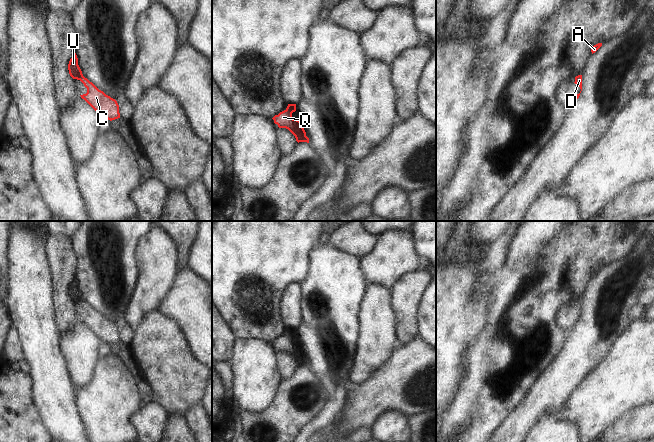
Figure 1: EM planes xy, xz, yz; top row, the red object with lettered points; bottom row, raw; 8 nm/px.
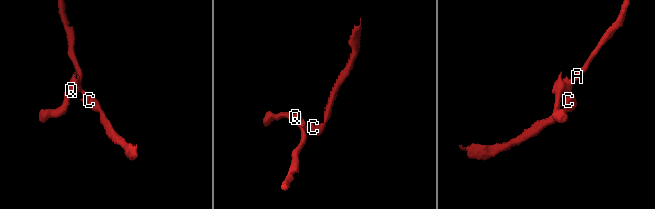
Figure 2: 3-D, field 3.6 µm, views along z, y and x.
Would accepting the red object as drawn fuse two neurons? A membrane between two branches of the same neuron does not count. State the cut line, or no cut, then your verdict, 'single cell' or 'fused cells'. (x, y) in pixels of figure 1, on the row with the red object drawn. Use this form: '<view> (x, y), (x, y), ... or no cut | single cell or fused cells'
xy (83, 76), (79, 79) | fused cells

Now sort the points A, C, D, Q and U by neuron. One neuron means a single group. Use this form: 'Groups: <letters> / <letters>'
Groups: A Q U / C D.

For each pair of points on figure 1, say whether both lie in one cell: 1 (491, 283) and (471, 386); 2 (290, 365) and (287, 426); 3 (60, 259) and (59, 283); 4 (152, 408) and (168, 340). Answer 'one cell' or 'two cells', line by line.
1: one cell
2: two cells
3: one cell
4: two cells

